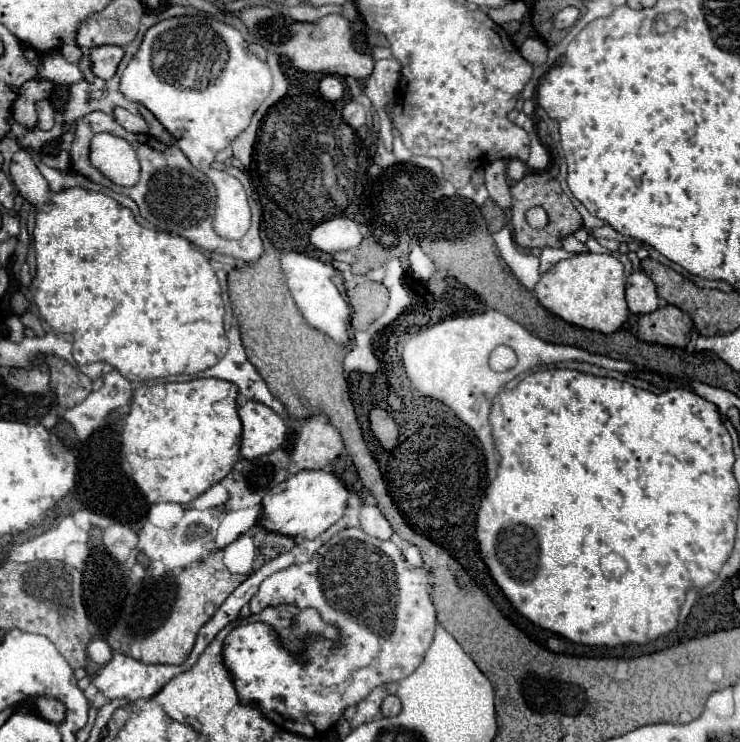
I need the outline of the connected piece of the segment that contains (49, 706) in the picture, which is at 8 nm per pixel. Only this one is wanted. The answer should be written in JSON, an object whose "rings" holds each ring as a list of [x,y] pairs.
{"rings":[[[40,697],[40,699],[34,701],[34,703],[38,703],[38,713],[40,713],[44,719],[48,719],[48,721],[52,721],[52,723],[60,723],[60,721],[64,719],[64,707],[62,707],[60,701],[48,699],[48,697]]]}

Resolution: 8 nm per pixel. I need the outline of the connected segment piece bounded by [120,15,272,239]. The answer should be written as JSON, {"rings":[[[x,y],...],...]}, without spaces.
{"rings":[[[182,15],[152,25],[146,31],[134,59],[128,63],[128,67],[120,77],[120,93],[128,101],[140,103],[148,111],[152,111],[156,119],[172,133],[176,145],[184,151],[190,163],[216,183],[218,199],[216,199],[214,229],[218,235],[226,239],[242,239],[246,235],[250,227],[248,197],[238,179],[226,173],[218,173],[216,169],[212,169],[210,163],[218,151],[226,149],[232,143],[232,139],[236,139],[248,127],[250,117],[268,97],[270,89],[272,89],[270,69],[264,61],[260,61],[254,53],[248,51],[248,43],[242,37],[242,33],[236,27],[206,15]]]}

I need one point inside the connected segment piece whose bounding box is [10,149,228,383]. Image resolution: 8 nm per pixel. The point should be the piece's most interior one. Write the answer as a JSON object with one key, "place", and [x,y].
{"place":[146,302]}

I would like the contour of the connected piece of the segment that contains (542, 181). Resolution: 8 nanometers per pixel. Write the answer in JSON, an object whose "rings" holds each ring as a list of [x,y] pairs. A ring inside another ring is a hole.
{"rings":[[[540,171],[540,173],[530,173],[530,175],[524,175],[518,183],[512,185],[510,189],[512,193],[512,199],[514,199],[514,207],[512,207],[512,227],[514,227],[514,239],[520,247],[526,247],[526,249],[534,249],[534,247],[560,247],[560,239],[564,235],[570,235],[574,233],[580,225],[582,225],[582,217],[578,215],[576,207],[572,205],[572,201],[564,195],[558,179],[556,179],[556,173],[552,171]],[[532,207],[542,207],[546,213],[548,213],[548,225],[540,231],[528,227],[528,223],[524,221],[524,213]]]}

